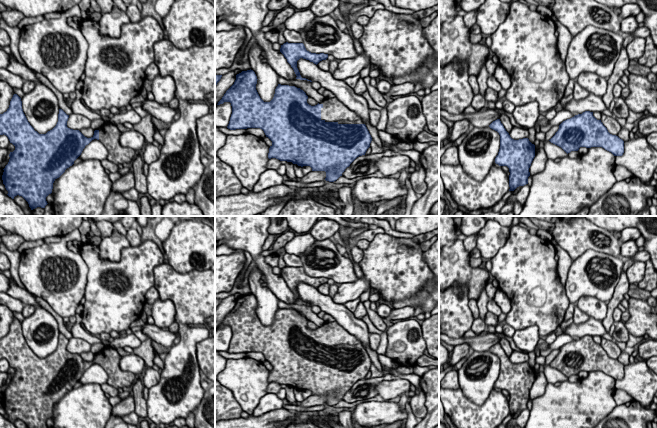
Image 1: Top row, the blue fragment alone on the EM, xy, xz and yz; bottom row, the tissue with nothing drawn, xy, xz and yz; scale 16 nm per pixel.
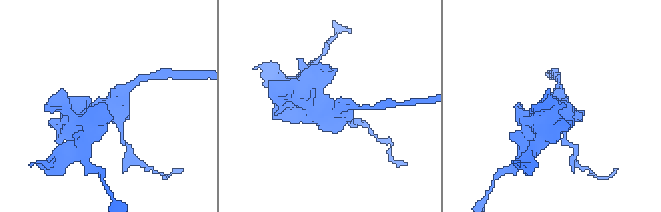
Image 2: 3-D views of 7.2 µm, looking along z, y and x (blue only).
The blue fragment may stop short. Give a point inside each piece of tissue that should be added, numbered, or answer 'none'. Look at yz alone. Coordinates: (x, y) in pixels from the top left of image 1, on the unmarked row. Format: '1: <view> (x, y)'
none

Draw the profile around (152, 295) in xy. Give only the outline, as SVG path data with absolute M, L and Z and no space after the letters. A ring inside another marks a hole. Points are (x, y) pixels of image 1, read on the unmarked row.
M153 286L145 294L145 302L152 305L156 300L159 299L159 293Z

